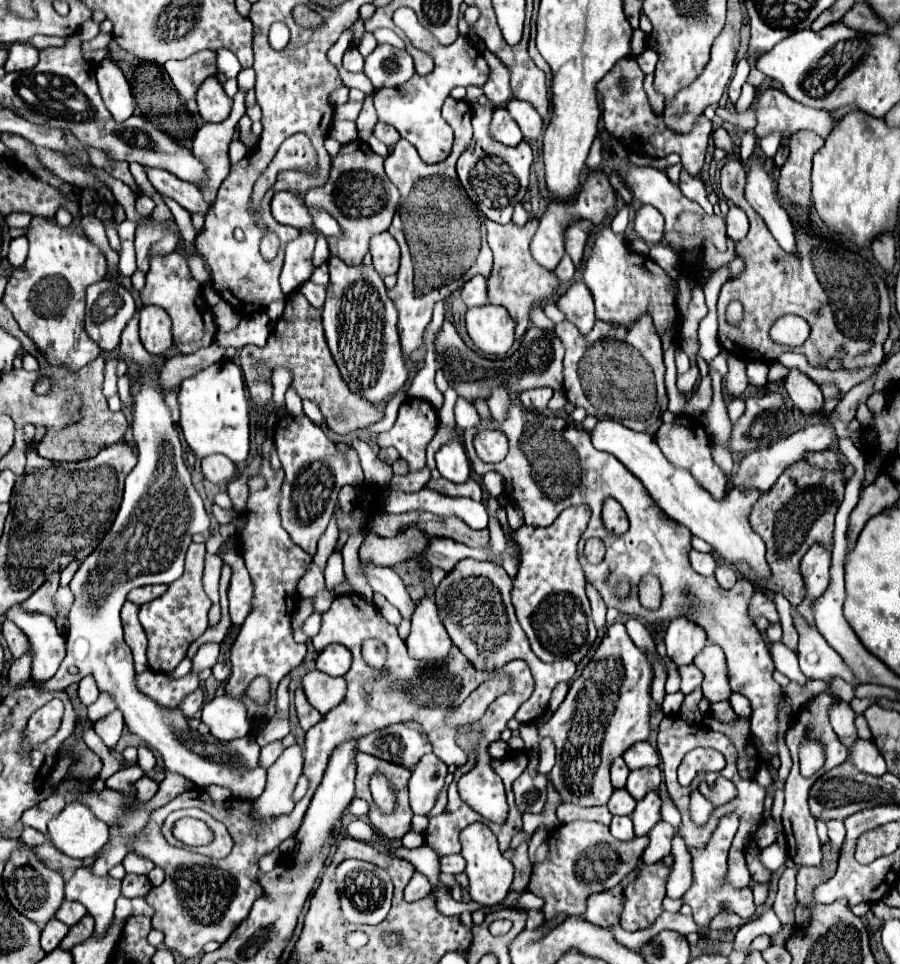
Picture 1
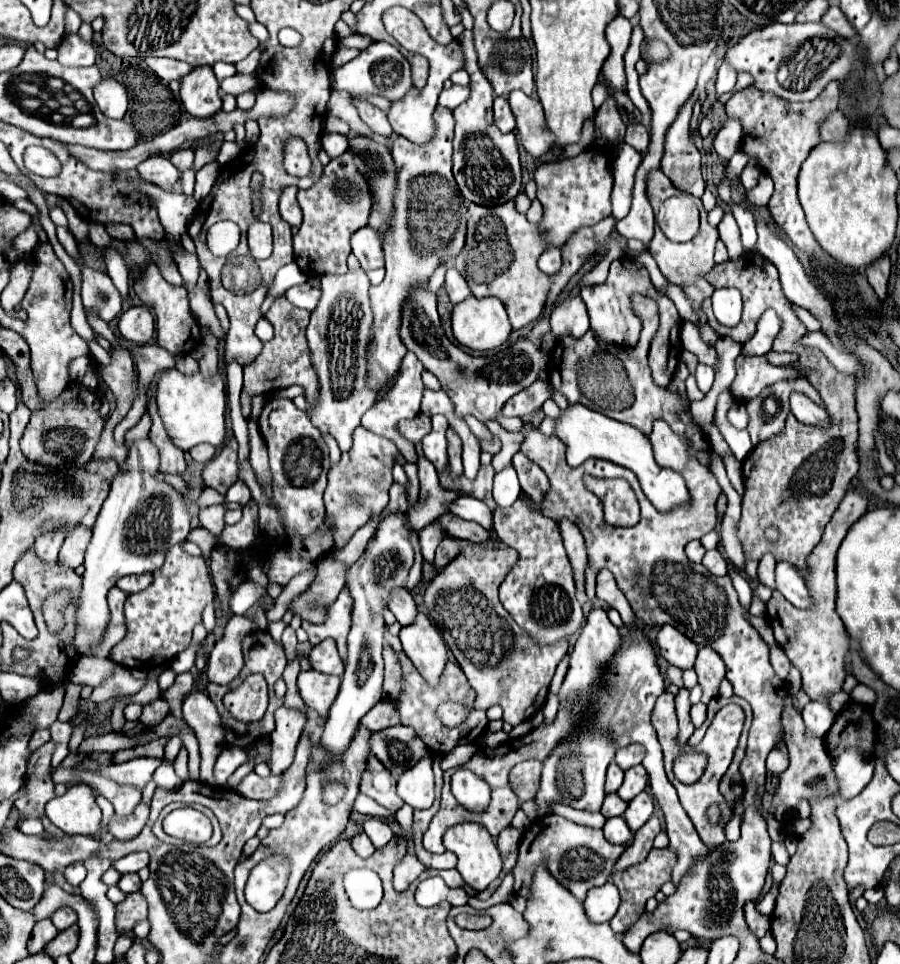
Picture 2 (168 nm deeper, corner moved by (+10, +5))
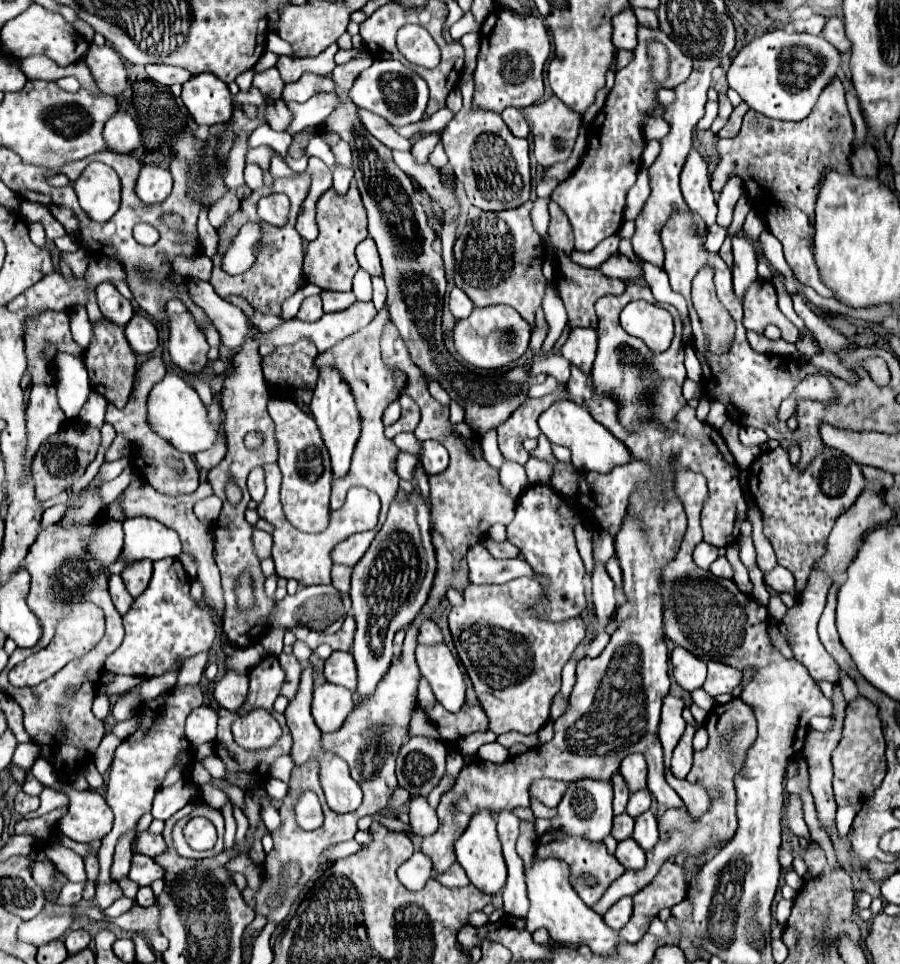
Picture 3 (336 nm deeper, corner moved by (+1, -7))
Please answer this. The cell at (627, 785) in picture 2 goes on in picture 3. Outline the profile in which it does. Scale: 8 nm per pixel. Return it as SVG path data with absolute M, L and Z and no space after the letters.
M647 788L639 790L639 792L631 794L629 804L627 804L627 814L633 816L633 818L637 818L637 816L641 816L643 812L647 812L651 808L651 802L653 802L651 800L651 792Z

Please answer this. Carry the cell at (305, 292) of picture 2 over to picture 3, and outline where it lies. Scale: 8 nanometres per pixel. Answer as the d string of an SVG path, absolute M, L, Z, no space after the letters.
M309 296L303 300L297 318L305 320L305 322L315 322L323 316L323 308L321 308L321 298L319 296Z

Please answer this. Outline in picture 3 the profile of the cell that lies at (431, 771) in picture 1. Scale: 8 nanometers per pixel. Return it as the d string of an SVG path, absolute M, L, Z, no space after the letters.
M413 798L409 806L409 824L415 836L423 838L437 830L437 812L427 804L425 798Z

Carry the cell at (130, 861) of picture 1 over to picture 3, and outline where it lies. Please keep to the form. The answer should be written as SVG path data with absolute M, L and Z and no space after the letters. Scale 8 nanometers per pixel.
M135 854L133 860L131 860L131 872L129 872L129 878L133 882L137 882L139 886L149 886L151 882L159 880L165 876L165 870L149 856L143 856L143 854Z

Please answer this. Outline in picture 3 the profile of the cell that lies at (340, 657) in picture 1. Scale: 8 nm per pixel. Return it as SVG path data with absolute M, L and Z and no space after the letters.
M333 652L325 660L325 678L347 690L357 688L357 670L351 652Z

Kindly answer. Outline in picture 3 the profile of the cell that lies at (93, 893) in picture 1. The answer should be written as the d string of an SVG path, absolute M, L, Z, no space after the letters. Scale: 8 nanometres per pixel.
M39 914L19 926L17 938L21 942L35 944L39 948L39 946L64 935L72 920L71 915L47 916L47 914Z

